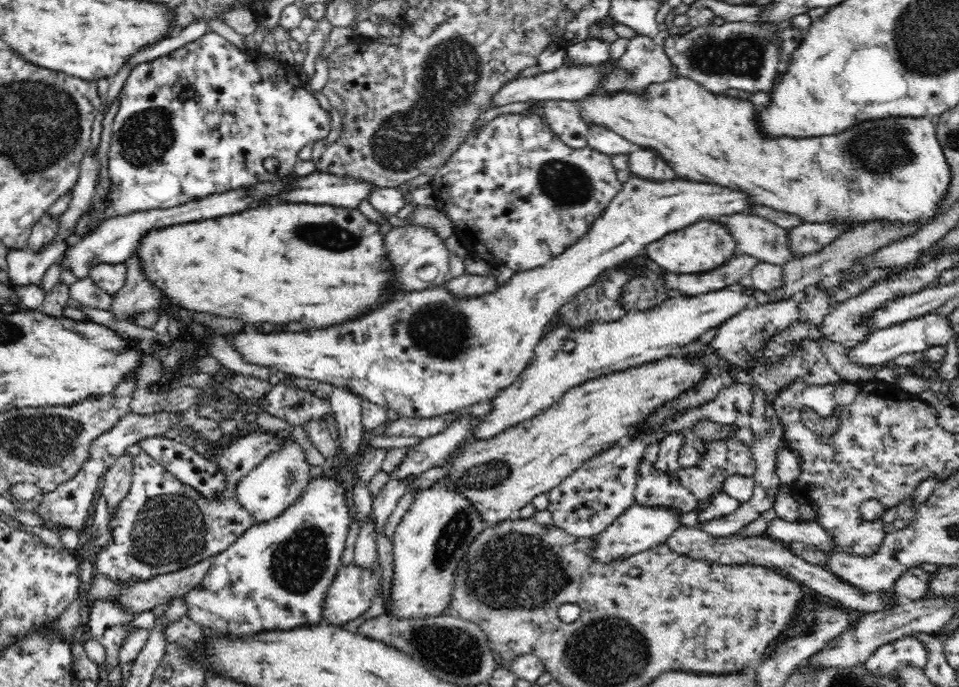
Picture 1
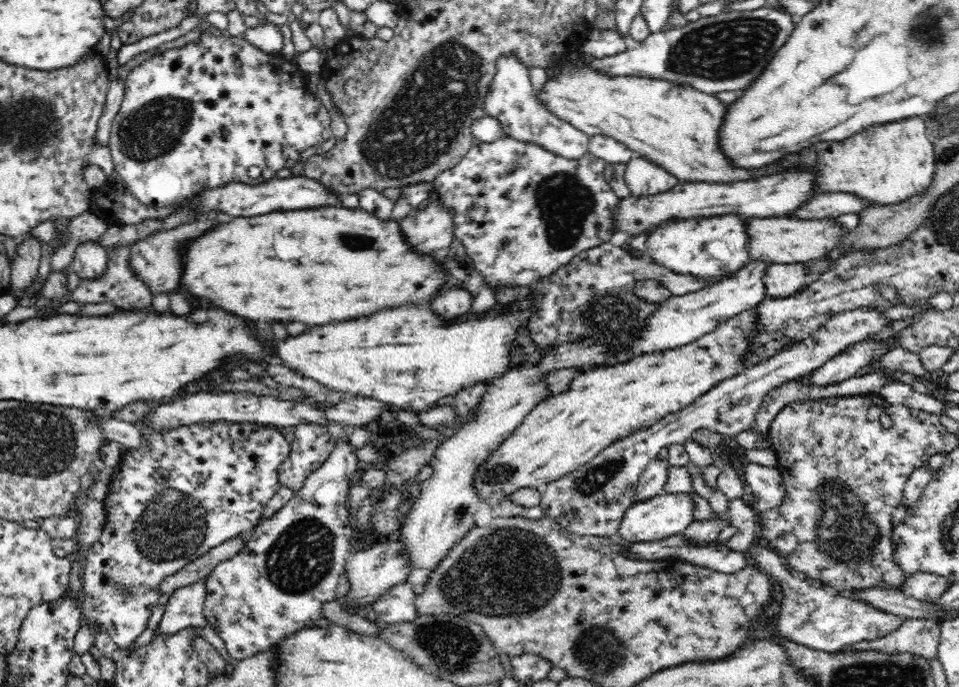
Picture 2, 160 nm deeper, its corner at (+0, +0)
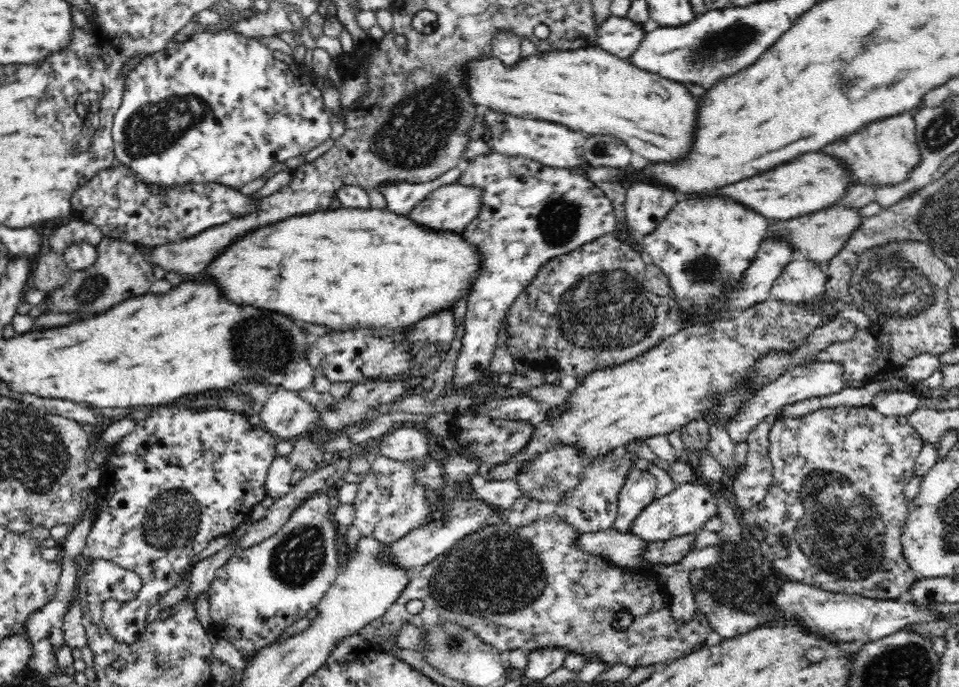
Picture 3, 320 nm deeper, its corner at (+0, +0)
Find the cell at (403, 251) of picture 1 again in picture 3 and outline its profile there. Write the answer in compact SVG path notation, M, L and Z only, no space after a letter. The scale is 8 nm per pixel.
M458 182L440 186L417 204L409 217L432 230L461 233L478 216L482 195L479 188Z

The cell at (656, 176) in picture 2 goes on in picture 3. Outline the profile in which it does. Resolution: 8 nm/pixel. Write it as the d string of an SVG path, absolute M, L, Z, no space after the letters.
M636 181L626 189L624 211L627 230L640 239L650 234L678 202L670 188L654 188L650 181Z

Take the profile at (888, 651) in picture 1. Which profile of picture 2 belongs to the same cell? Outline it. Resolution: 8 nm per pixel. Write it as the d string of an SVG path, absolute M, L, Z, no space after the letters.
M906 618L898 627L882 638L848 645L847 650L883 650L888 654L894 652L911 652L922 658L934 658L940 642L941 626L938 620Z

